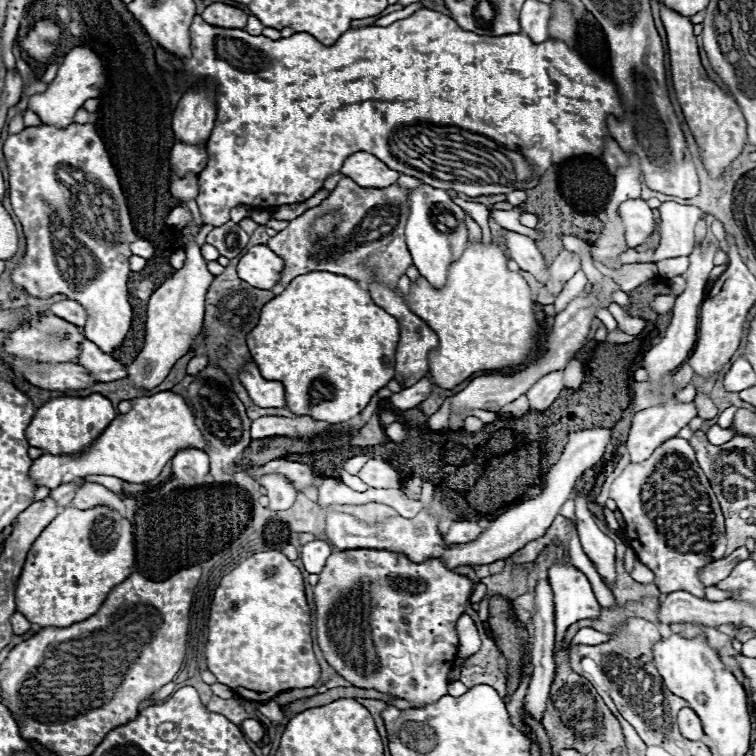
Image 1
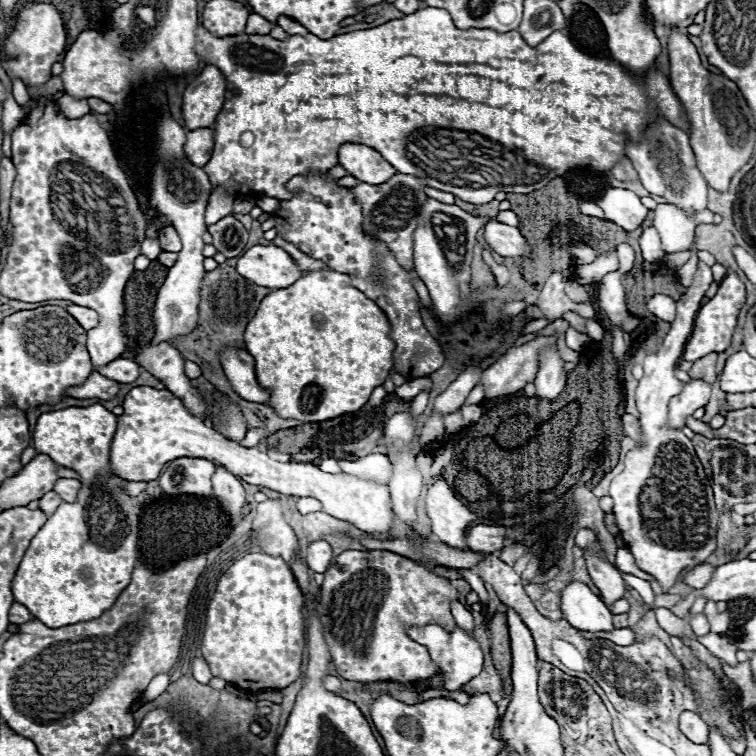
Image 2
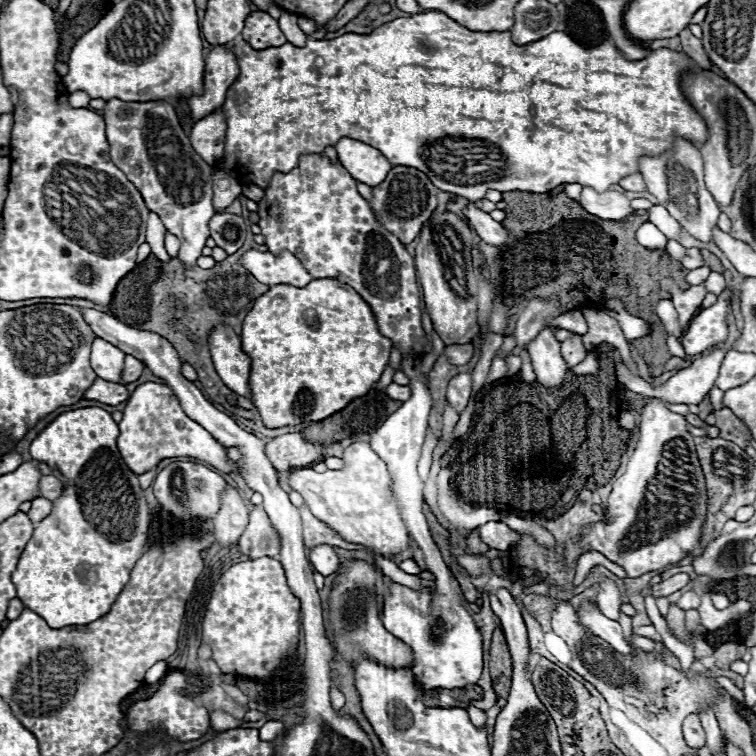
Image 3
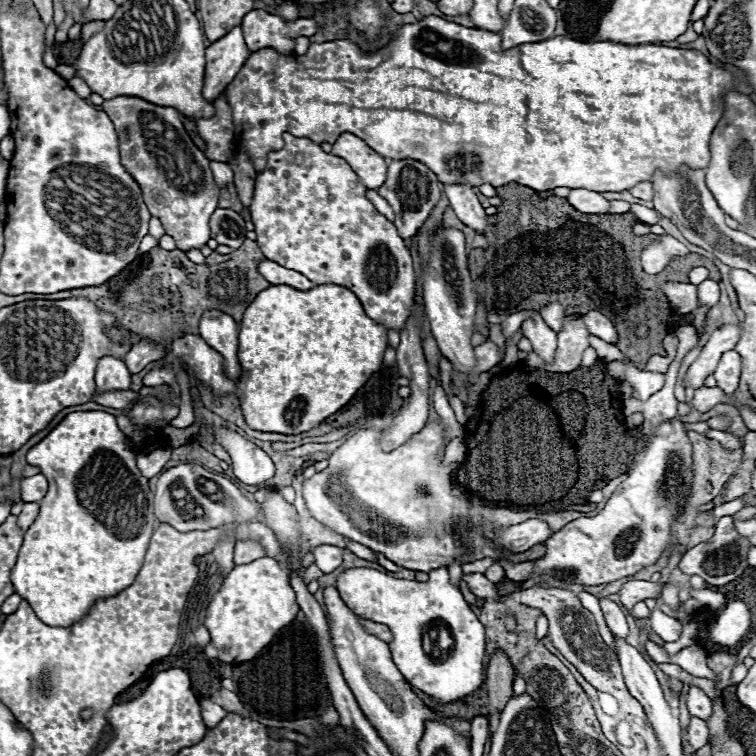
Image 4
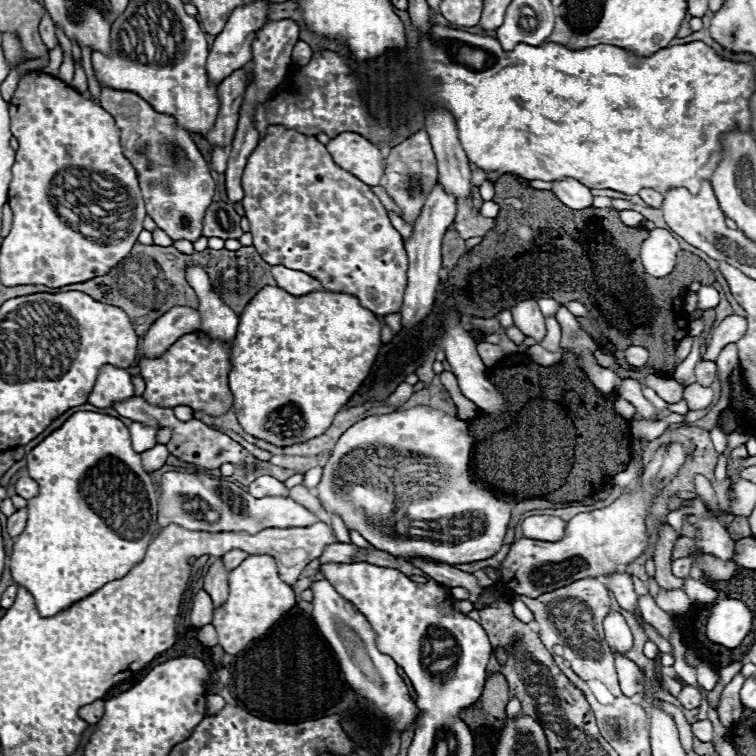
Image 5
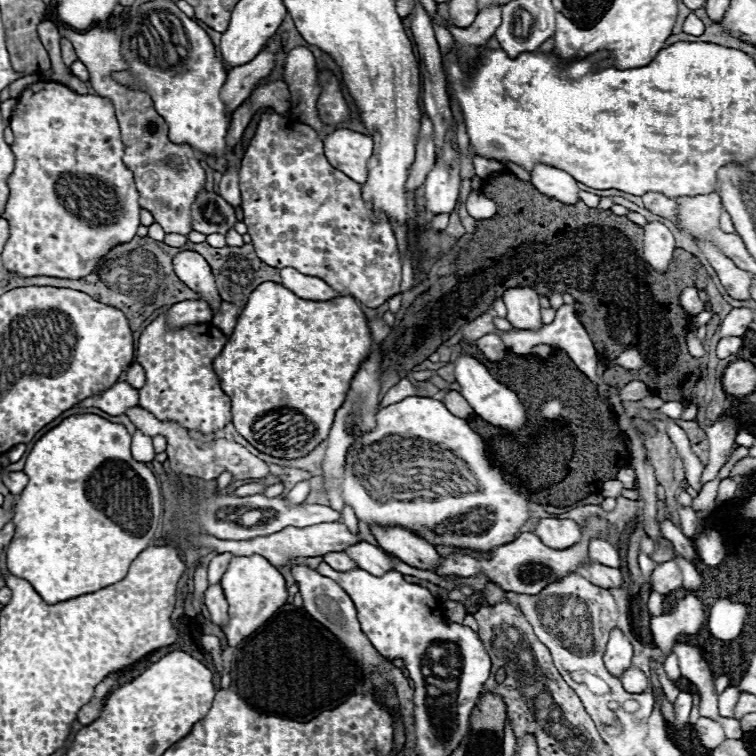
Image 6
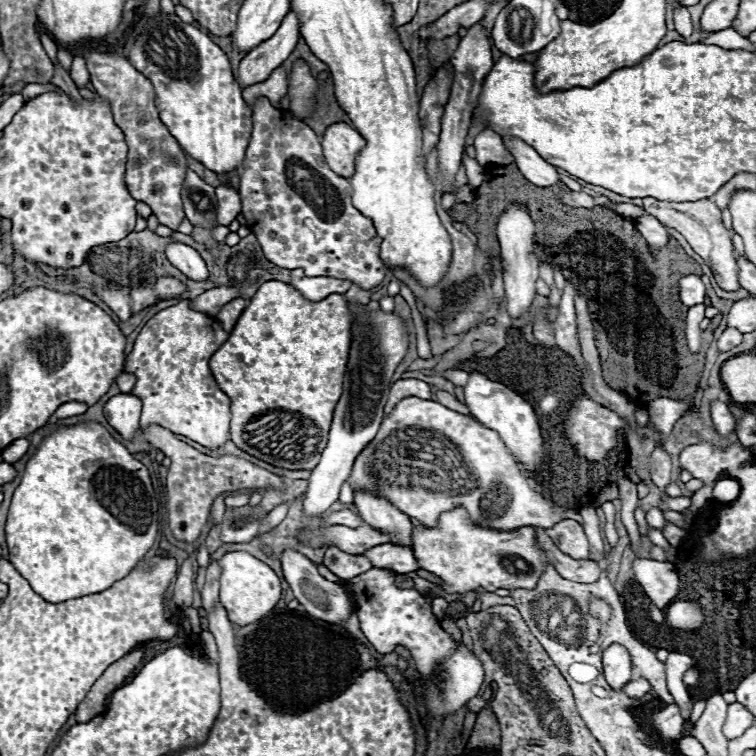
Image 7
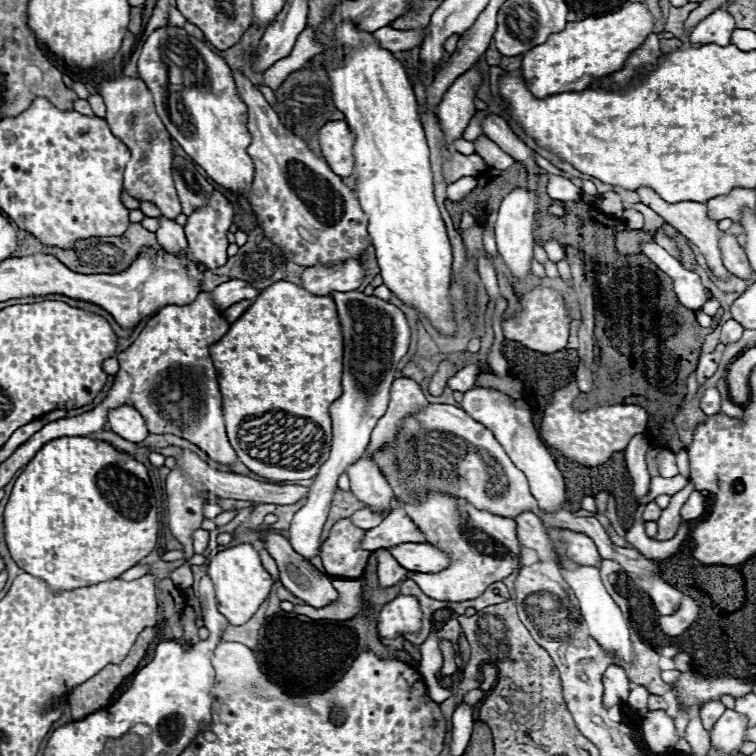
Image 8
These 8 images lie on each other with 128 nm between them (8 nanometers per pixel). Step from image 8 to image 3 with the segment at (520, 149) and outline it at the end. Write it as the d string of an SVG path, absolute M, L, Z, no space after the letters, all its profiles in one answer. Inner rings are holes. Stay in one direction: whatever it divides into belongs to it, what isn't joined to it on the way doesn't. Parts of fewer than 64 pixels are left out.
M588 186L582 190L582 208L602 220L616 222L624 222L628 216L636 214L636 208L630 206L630 198L626 198L622 192L596 192Z

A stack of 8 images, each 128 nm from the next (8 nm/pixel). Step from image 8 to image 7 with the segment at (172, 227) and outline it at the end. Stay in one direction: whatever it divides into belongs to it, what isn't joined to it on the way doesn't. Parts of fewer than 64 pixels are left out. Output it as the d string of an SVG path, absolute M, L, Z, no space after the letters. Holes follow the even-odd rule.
M172 242L166 248L166 256L172 262L172 266L176 266L186 278L194 280L194 282L206 282L208 280L208 268L206 262L200 258L200 254L180 242Z

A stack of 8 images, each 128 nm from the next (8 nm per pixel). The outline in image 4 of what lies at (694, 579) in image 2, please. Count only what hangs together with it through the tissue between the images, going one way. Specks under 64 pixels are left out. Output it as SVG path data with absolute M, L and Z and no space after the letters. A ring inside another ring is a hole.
M632 580L626 582L620 590L620 602L632 610L636 602L642 602L646 598L658 598L664 590L664 584L660 582L650 582L650 580Z

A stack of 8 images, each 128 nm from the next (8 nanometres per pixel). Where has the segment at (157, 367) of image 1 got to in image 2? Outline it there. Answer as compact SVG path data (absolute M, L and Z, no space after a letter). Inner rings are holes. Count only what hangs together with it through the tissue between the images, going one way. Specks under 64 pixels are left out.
M162 112L158 118L158 124L154 122L154 166L152 166L152 176L150 176L150 206L156 208L162 216L168 216L172 226L182 238L182 250L178 252L176 264L168 270L168 276L164 284L160 286L154 302L154 344L160 342L174 342L174 338L180 338L184 334L190 334L196 328L198 322L198 306L200 306L200 282L204 280L204 256L202 256L202 232L206 230L204 224L204 208L208 194L212 190L208 176L204 174L202 168L190 164L190 160L184 156L184 142L186 142L186 130L172 120L168 112Z

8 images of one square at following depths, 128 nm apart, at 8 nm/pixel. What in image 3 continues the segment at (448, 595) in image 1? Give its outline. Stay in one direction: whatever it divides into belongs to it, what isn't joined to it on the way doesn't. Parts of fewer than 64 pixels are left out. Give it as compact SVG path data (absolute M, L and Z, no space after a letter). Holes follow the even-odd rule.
M346 560L340 564L336 574L338 576L334 578L328 604L332 642L336 646L336 652L344 658L344 662L354 666L360 658L366 658L382 666L412 668L414 654L410 646L392 636L380 622L380 610L384 606L384 596L390 592L388 584L392 580L384 576L376 564L370 564L366 560Z

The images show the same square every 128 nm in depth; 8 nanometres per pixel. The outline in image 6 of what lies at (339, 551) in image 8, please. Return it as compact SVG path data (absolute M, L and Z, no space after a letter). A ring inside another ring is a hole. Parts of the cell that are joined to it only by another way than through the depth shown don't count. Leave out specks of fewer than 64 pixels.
M328 552L324 556L324 562L328 562L334 570L342 570L342 572L356 568L356 562L352 562L344 552Z

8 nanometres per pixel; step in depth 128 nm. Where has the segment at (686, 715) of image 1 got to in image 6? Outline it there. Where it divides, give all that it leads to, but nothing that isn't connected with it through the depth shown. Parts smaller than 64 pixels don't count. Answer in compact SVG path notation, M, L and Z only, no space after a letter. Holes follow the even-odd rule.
M698 718L698 722L694 724L694 730L698 732L698 738L700 742L708 748L708 750L714 750L716 746L720 746L724 742L724 730L718 722L710 720L710 718Z

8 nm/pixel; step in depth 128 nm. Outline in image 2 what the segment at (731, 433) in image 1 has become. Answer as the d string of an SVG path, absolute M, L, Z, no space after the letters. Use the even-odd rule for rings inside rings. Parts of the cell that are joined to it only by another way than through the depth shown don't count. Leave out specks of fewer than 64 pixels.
M692 416L686 420L686 426L692 428L696 434L702 434L702 436L706 436L706 438L714 438L714 430L710 428L710 424L704 424L704 422L700 422L700 420L694 420Z

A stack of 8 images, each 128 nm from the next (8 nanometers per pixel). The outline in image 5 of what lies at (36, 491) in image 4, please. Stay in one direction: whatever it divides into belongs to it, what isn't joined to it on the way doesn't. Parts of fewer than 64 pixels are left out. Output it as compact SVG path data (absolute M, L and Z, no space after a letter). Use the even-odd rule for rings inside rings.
M20 478L18 482L16 482L16 492L22 496L22 498L34 498L38 492L40 492L40 488L38 488L38 482L36 480L32 480L32 478Z

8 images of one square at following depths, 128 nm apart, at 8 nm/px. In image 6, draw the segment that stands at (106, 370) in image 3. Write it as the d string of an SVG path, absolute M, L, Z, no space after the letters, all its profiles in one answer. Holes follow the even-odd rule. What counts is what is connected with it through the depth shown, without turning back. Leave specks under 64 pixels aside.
M116 382L108 390L102 390L100 394L94 394L80 402L80 406L96 406L112 416L120 416L126 412L126 408L132 408L138 404L138 390L134 390L128 382Z

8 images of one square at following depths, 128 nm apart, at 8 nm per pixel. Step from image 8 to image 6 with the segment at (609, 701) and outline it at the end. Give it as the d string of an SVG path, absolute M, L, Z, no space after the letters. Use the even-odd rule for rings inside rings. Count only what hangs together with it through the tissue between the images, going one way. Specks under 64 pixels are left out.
M618 628L610 630L610 640L608 640L608 646L606 646L604 662L606 662L606 668L614 676L620 676L632 664L632 644L624 636L624 632L618 630Z

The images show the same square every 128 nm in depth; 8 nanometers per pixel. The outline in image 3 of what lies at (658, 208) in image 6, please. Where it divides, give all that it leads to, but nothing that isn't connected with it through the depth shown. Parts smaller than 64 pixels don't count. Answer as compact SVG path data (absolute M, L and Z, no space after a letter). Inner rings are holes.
M636 172L636 174L630 174L628 178L622 178L620 180L620 186L624 188L624 190L630 190L630 192L642 192L642 190L646 190L646 186L644 186L644 180L642 180L642 176Z

